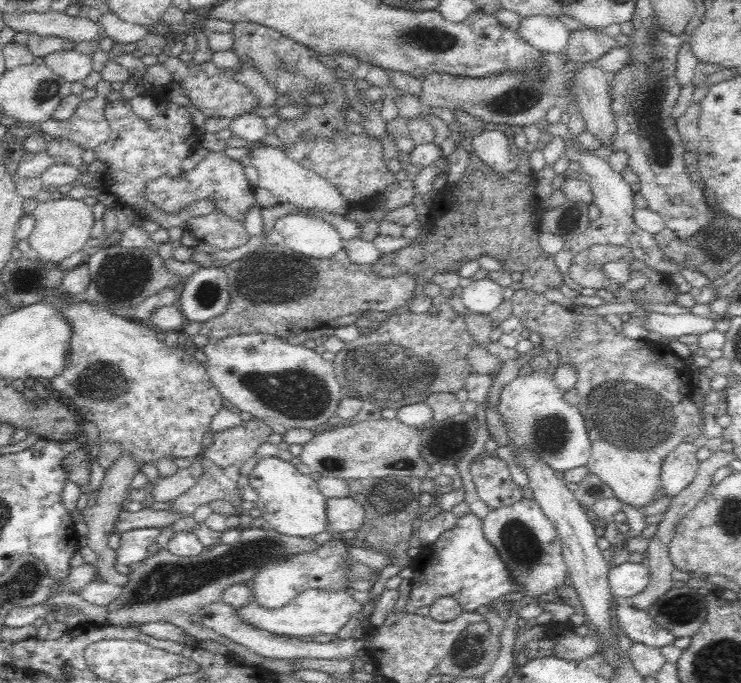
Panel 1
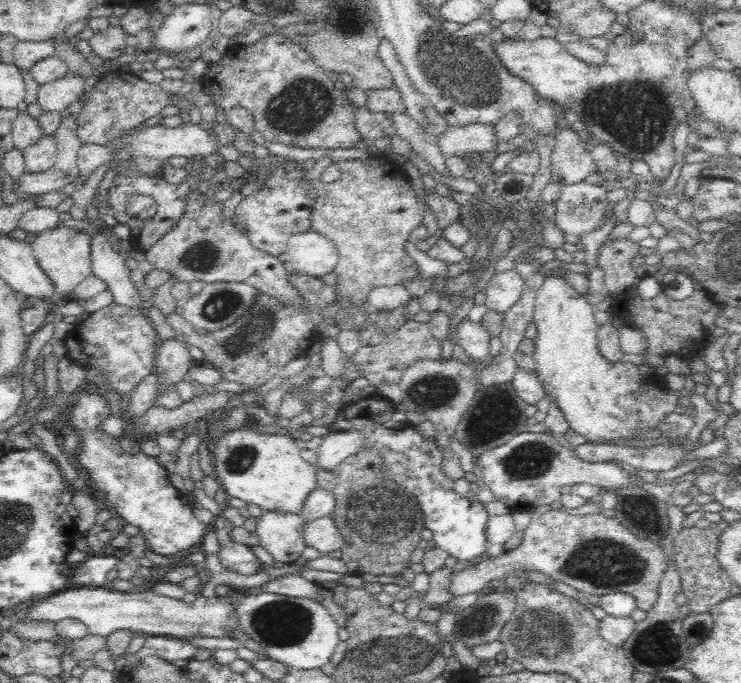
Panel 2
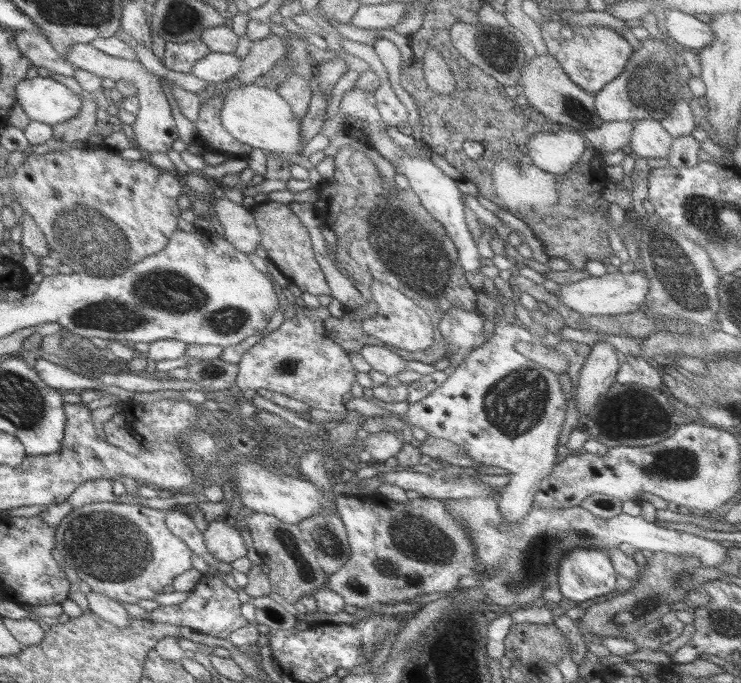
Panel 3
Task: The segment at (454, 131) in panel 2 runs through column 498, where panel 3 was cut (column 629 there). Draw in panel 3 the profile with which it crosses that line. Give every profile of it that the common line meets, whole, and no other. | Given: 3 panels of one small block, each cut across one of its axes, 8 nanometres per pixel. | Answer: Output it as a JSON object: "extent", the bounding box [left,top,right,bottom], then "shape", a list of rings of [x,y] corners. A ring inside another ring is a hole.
{"extent":[629,120,672,160],"shape":[[[640,120],[632,129],[629,148],[638,157],[646,160],[668,159],[672,140],[672,136],[660,126],[658,120]]]}

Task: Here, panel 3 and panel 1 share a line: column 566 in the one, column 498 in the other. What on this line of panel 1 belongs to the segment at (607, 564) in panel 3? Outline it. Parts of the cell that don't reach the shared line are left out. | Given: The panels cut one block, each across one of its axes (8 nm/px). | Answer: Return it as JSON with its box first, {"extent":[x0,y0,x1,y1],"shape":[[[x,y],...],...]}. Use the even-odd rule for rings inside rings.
{"extent":[403,512,521,614],"shape":[[[468,512],[457,518],[454,528],[443,532],[440,538],[430,545],[430,560],[425,566],[418,565],[416,562],[412,567],[414,570],[411,579],[412,591],[403,608],[405,612],[414,614],[419,608],[430,607],[441,597],[454,598],[464,612],[476,612],[481,606],[491,604],[503,597],[520,597],[521,585],[510,577],[498,551],[484,536],[482,526],[483,520],[474,513]]]}

